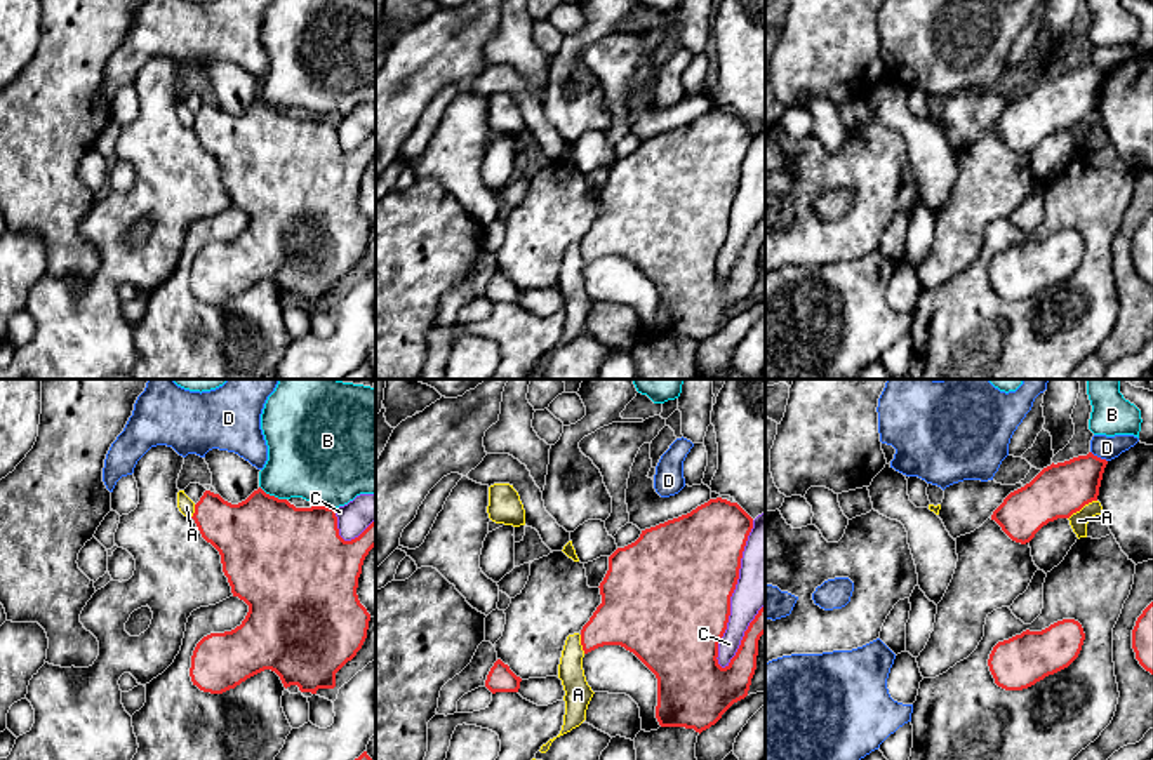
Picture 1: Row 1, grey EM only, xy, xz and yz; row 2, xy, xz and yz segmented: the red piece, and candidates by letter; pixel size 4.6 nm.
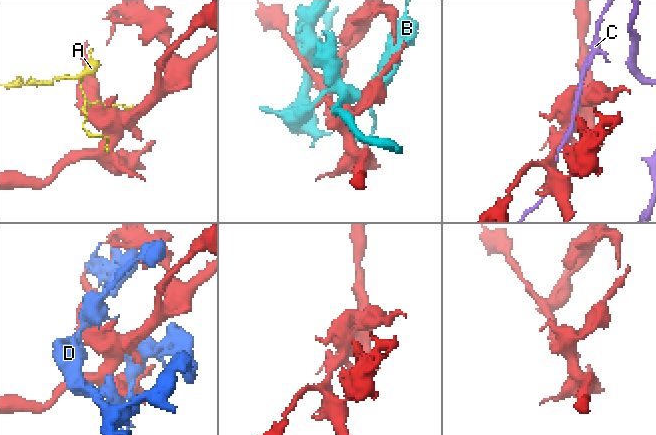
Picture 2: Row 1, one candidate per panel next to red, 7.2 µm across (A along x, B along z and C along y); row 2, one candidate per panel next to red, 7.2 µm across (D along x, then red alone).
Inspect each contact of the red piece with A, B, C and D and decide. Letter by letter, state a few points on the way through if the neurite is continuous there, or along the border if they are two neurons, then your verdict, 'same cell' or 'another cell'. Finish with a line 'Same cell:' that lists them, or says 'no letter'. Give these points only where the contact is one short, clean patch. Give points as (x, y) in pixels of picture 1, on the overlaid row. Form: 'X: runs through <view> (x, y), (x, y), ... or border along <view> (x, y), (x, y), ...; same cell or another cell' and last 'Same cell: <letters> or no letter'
A: border along yz (1096, 500), (1068, 519); another cell
B: another cell
C: another cell
D: another cell
Same cell: no letter

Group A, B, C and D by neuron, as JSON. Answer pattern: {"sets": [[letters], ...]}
{"sets": [["A"], ["B"], ["C"], ["D"]]}

